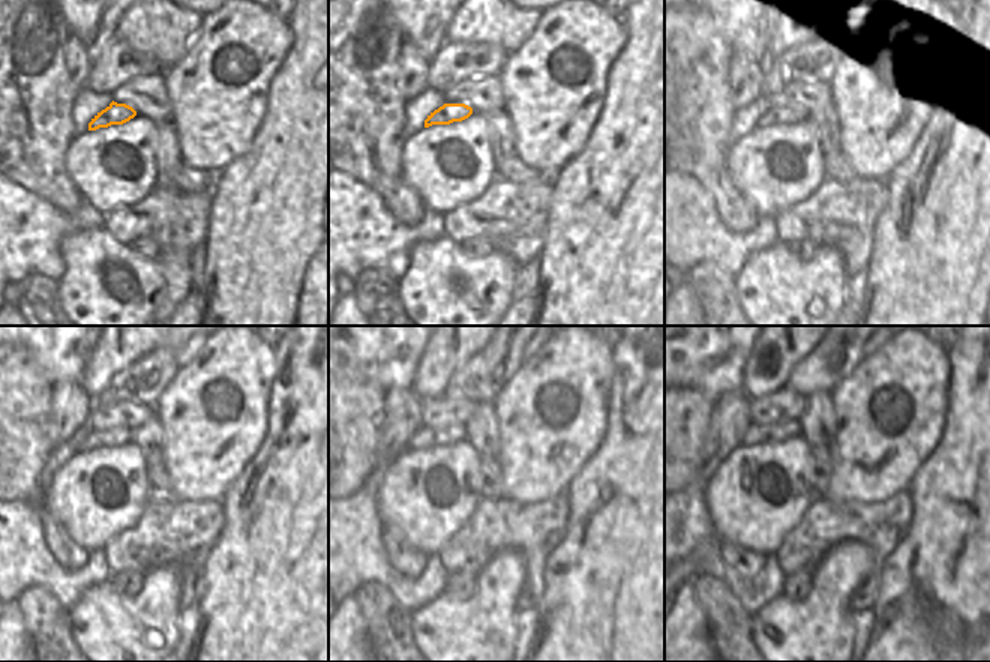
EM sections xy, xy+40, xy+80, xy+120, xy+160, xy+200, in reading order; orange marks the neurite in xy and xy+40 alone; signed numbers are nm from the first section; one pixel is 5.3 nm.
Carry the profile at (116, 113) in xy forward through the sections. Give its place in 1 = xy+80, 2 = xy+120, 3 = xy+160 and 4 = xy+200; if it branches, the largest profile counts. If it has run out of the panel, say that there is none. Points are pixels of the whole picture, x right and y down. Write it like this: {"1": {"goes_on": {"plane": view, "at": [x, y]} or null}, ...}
{"1": {"goes_on": {"plane": "xy+80", "at": [789, 114]}}, "2": {"goes_on": {"plane": "xy+120", "at": [93, 439]}}, "3": {"goes_on": {"plane": "xy+160", "at": [425, 437]}}, "4": {"goes_on": {"plane": "xy+200", "at": [782, 431]}}}

